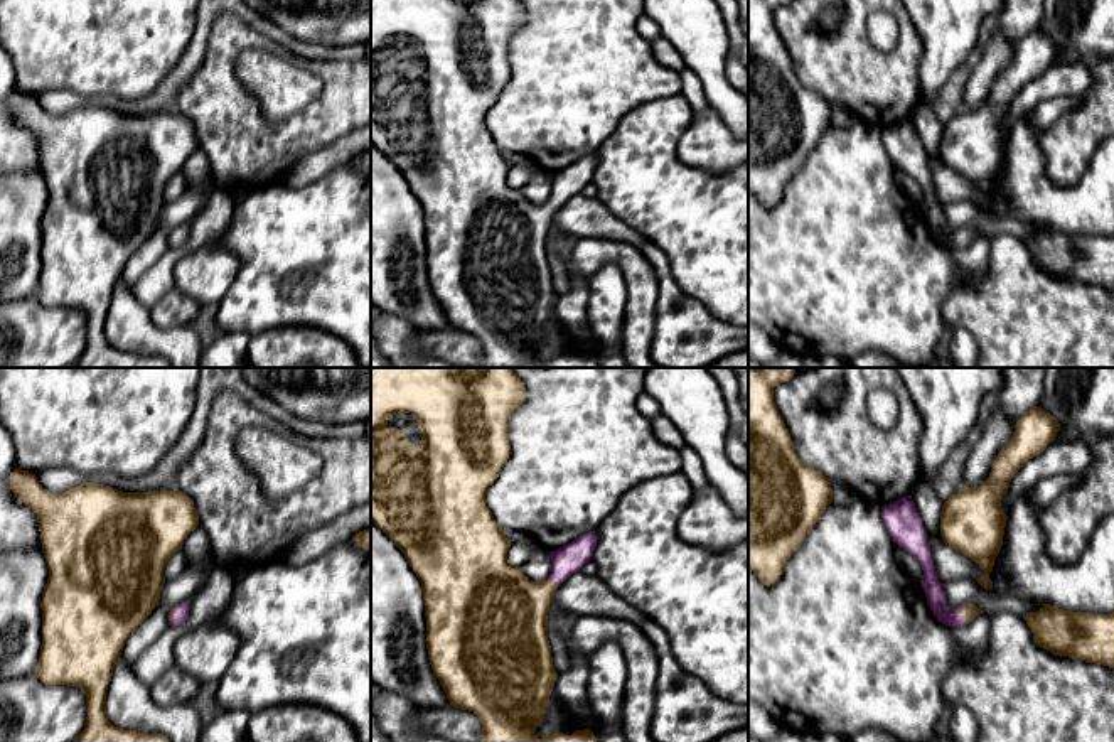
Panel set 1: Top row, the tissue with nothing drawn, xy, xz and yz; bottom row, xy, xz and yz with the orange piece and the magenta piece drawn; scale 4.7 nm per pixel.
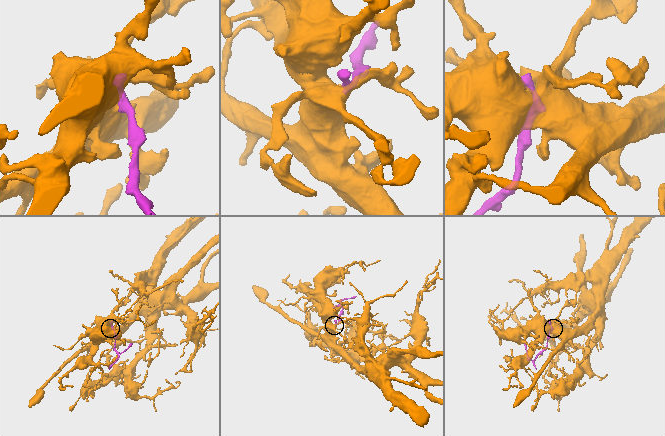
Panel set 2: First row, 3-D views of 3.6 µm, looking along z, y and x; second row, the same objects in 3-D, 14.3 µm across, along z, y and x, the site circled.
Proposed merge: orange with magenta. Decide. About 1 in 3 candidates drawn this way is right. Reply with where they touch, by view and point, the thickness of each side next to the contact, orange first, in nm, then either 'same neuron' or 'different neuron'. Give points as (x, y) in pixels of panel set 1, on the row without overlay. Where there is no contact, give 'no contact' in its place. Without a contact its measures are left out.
yz (963, 236) | 70/100 nm | same neuron

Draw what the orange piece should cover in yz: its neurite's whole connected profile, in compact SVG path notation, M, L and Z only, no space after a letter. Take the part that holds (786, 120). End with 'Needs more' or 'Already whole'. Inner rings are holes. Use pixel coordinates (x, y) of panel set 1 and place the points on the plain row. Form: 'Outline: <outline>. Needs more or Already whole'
Outline: M748 0L748 189L767 209L833 125L831 101L799 81L774 25L774 10L789 2Z. Already whole

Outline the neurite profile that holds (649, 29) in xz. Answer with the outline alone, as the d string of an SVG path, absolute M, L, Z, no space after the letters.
M644 15L637 22L637 32L647 40L652 42L659 37L662 37L662 30L656 20L652 20L649 15Z

